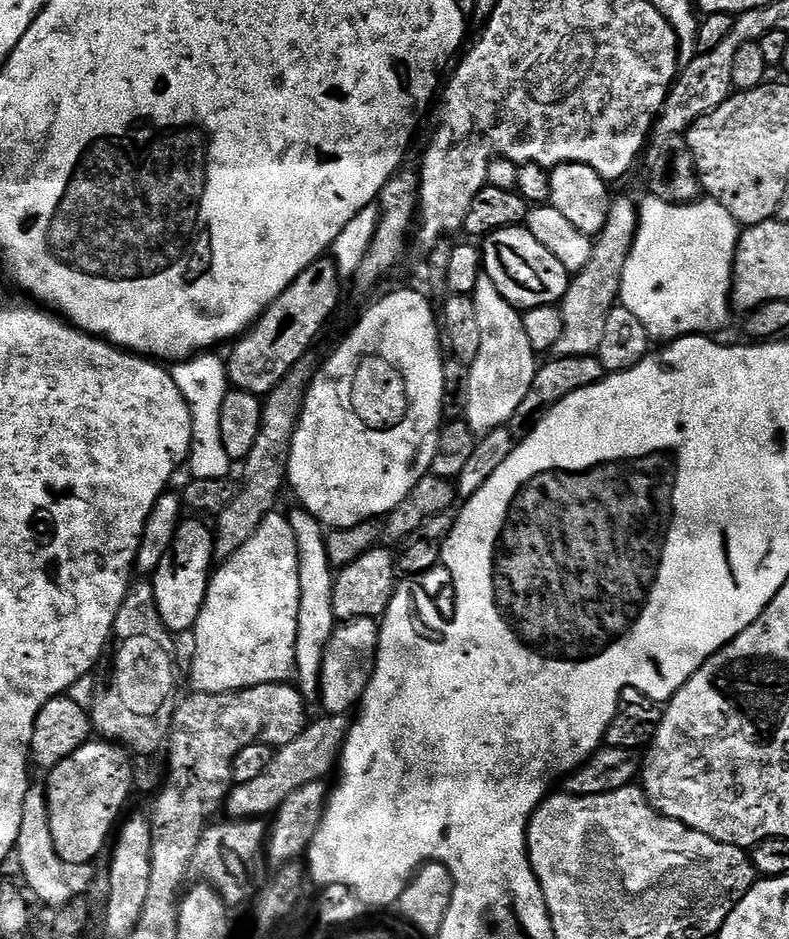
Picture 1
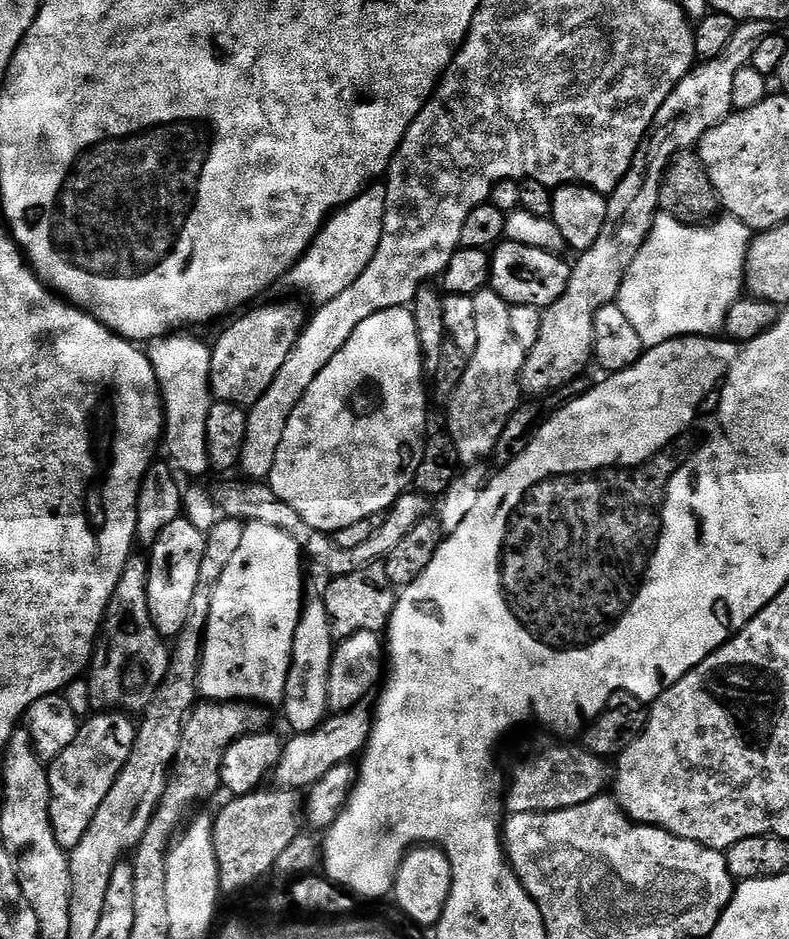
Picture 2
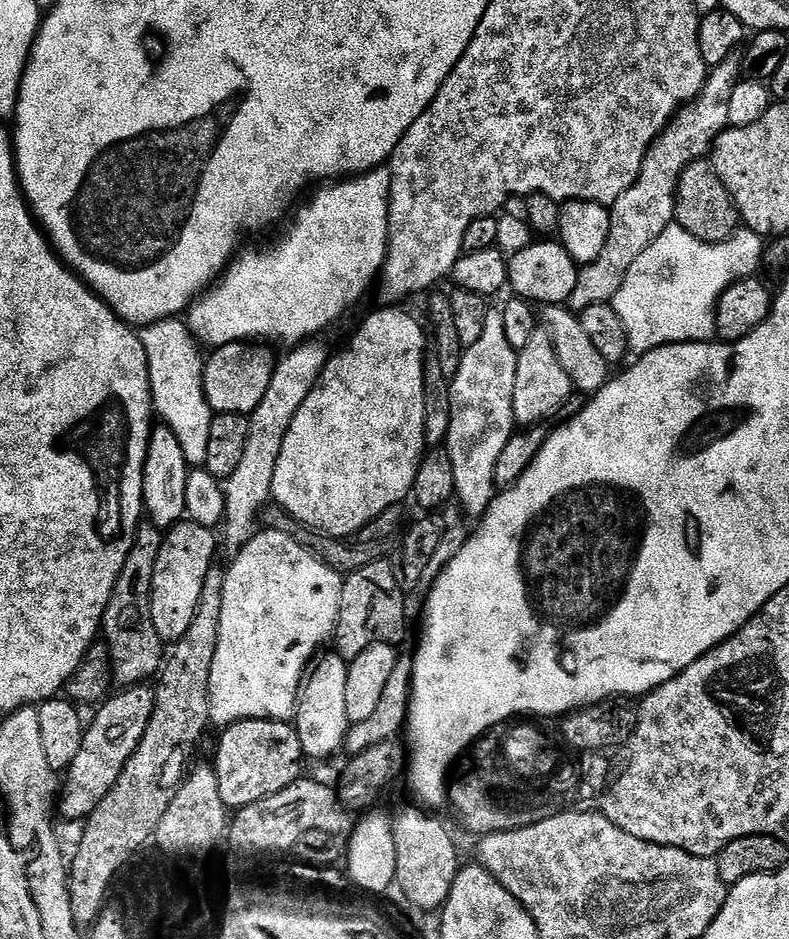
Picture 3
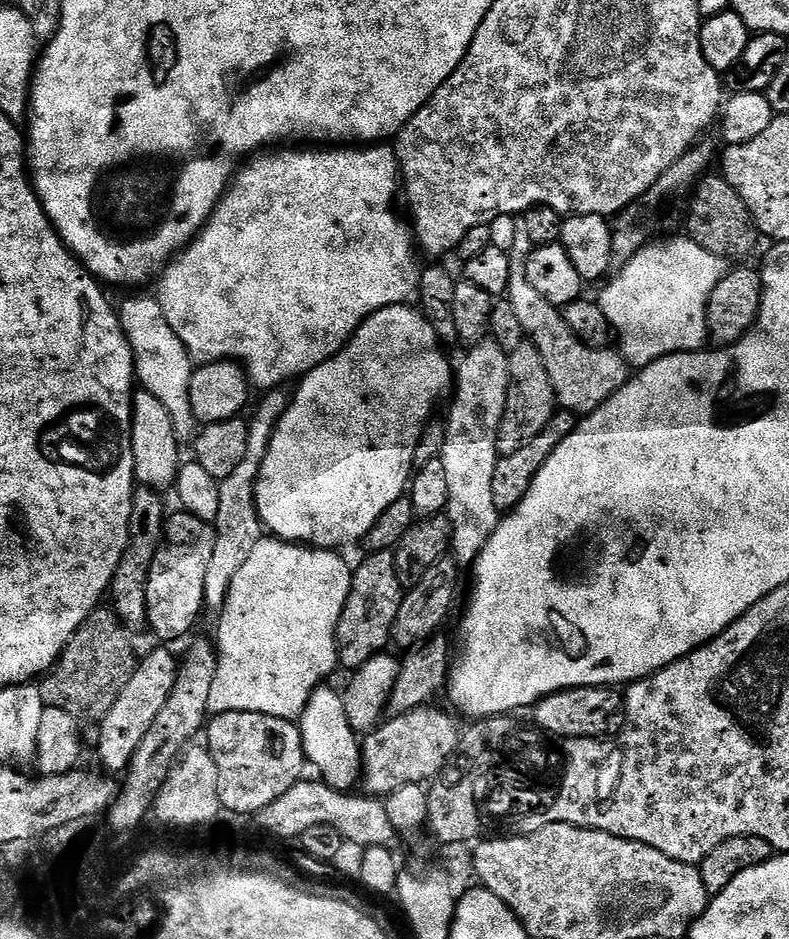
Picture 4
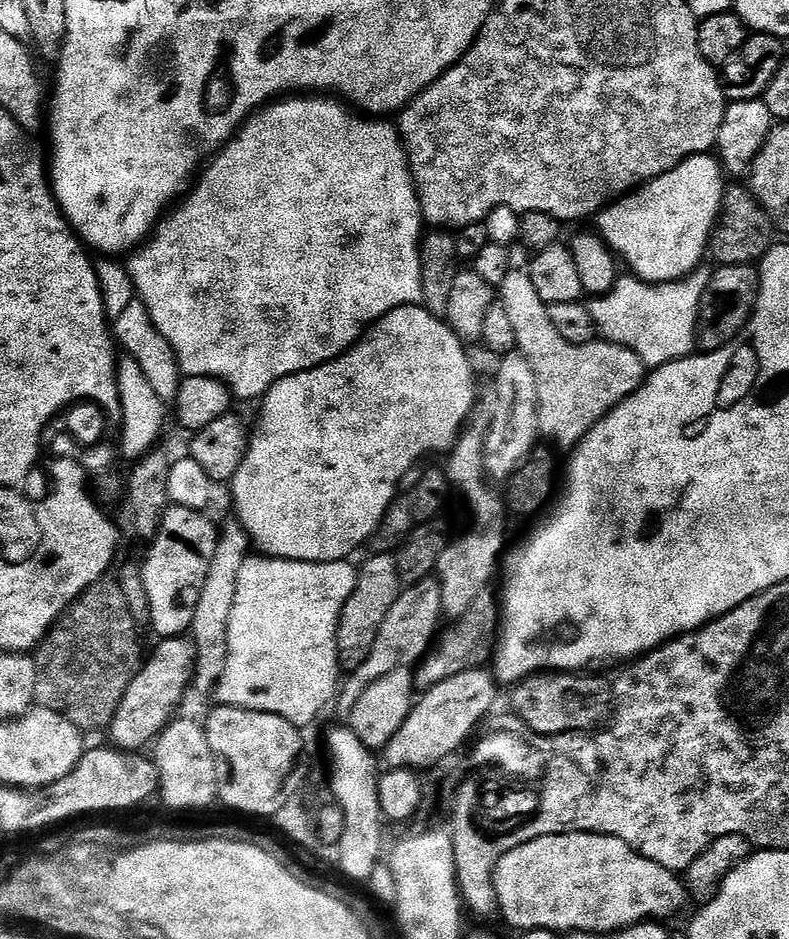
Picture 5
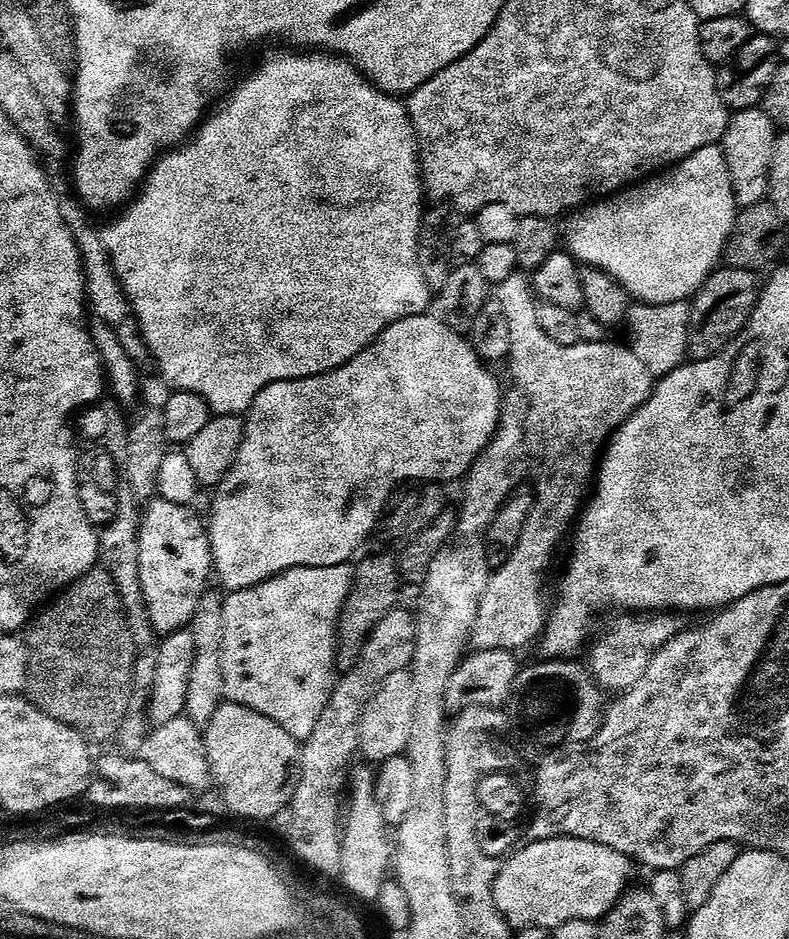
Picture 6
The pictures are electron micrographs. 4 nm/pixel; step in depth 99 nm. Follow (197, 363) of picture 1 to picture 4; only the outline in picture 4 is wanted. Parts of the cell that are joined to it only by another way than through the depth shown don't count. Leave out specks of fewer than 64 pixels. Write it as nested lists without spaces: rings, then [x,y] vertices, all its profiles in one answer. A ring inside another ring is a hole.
[[[155,295],[132,296],[124,305],[119,305],[120,325],[132,347],[136,363],[136,379],[143,391],[154,394],[170,414],[174,422],[176,437],[182,442],[195,441],[198,435],[198,421],[190,406],[190,380],[194,365],[188,356],[186,346],[170,322],[162,314],[162,306]]]

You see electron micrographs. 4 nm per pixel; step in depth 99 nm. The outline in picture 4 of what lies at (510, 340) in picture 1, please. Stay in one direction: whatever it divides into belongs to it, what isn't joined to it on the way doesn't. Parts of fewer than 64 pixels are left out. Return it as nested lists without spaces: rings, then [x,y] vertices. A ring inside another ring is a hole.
[[[485,338],[479,344],[467,349],[468,357],[458,364],[454,376],[454,395],[451,397],[452,409],[448,412],[448,425],[444,428],[444,445],[438,452],[442,466],[446,466],[446,482],[450,485],[450,498],[446,515],[452,523],[451,555],[457,565],[475,565],[482,554],[486,542],[490,542],[492,531],[500,525],[502,513],[494,506],[494,470],[500,452],[500,427],[508,401],[508,353],[497,346],[495,340]]]

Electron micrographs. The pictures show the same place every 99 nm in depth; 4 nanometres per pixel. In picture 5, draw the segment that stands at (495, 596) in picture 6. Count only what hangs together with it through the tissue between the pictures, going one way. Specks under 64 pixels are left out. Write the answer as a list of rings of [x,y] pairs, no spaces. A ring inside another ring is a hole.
[[[516,246],[511,249],[511,254],[516,266],[510,269],[506,282],[500,285],[498,300],[504,305],[506,315],[514,326],[517,349],[536,379],[540,436],[553,440],[548,442],[557,449],[571,450],[598,421],[610,414],[610,410],[617,408],[644,385],[646,369],[642,358],[621,344],[609,344],[603,338],[597,338],[590,344],[566,342],[562,334],[554,330],[548,317],[548,305],[538,298],[534,282],[530,282],[530,274],[524,267],[529,263],[529,253]],[[491,591],[478,594],[466,610],[466,614],[455,617],[448,629],[437,635],[423,660],[414,668],[414,684],[417,689],[427,690],[454,678],[454,674],[466,674],[475,668],[484,668],[493,659],[494,645],[498,639],[498,625],[502,619],[502,608],[492,597]]]

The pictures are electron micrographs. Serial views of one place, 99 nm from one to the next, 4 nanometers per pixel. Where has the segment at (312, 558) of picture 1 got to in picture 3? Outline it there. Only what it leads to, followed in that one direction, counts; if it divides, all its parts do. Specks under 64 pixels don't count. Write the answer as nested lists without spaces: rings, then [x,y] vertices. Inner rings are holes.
[[[327,651],[315,659],[304,683],[301,685],[300,696],[296,704],[294,727],[302,743],[307,759],[322,760],[340,752],[344,739],[351,727],[346,718],[346,674],[348,664],[343,656],[335,651]],[[326,654],[326,655],[325,655]]]

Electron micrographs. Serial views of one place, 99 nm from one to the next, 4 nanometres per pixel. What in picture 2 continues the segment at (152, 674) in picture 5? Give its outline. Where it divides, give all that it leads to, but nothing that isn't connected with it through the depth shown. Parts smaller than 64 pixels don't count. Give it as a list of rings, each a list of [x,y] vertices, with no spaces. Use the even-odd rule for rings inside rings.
[[[104,710],[93,715],[83,725],[83,734],[58,759],[51,761],[48,768],[52,791],[50,822],[54,826],[54,838],[58,838],[58,846],[71,850],[86,838],[90,822],[94,822],[98,808],[106,802],[106,794],[110,794],[114,782],[122,774],[132,753],[138,727],[137,721],[128,716],[131,715],[120,710]]]

